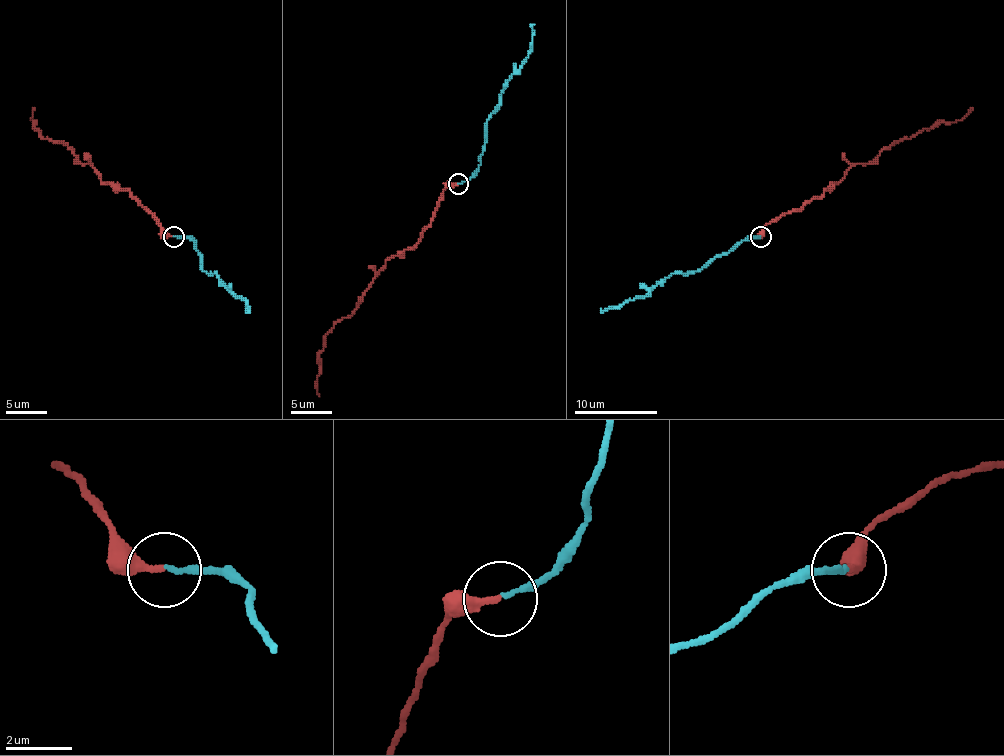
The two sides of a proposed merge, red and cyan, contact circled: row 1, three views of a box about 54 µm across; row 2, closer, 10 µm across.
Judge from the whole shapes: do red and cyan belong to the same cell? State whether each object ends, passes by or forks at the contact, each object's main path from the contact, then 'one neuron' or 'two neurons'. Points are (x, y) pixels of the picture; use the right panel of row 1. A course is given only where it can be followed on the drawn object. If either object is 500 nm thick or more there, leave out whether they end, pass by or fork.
red ends there; cyan ends there; red runs (760, 236), (768, 223), (801, 209), (853, 166), (871, 161), (892, 143), (942, 122), (956, 122), (973, 108); cyan runs (760, 236), (739, 242), (702, 267), (671, 273), (644, 296), (617, 306), (601, 308); one neuron

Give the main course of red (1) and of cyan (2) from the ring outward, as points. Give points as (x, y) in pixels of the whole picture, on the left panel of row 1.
1: (173, 236), (128, 190), (103, 184), (66, 143), (53, 143), (41, 135), (33, 122), (35, 108)
2: (173, 236), (188, 236), (196, 242), (200, 267), (214, 273), (235, 296), (243, 300), (247, 306), (245, 308)

